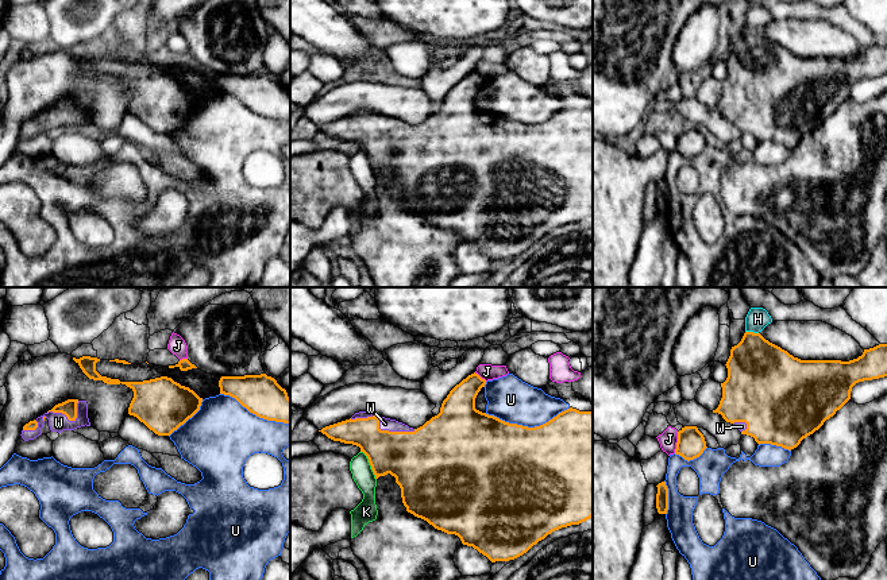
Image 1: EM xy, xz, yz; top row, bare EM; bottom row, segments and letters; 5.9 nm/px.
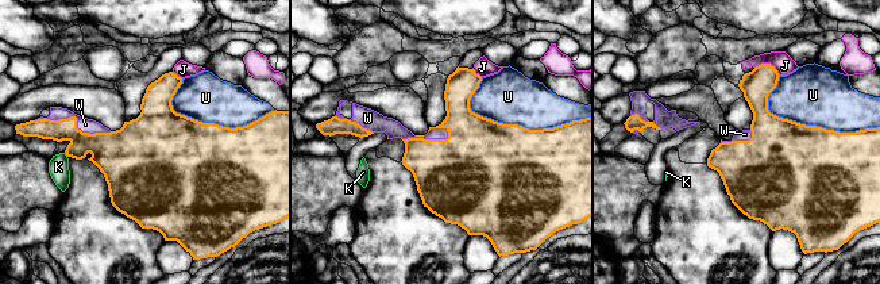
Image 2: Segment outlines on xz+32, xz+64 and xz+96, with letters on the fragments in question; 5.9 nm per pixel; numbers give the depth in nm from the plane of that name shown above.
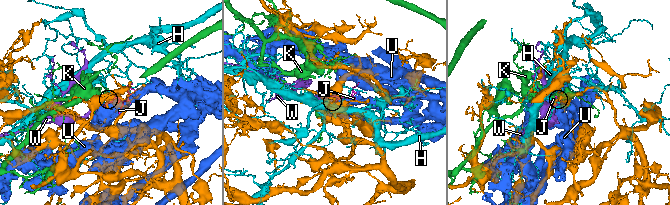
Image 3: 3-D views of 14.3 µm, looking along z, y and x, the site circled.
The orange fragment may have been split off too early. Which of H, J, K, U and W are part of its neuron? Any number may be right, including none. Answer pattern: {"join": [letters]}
{"join": ["W"]}

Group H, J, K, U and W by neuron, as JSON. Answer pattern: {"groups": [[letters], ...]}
{"groups": [["H", "J"], ["K"], ["U"], ["W"]]}

